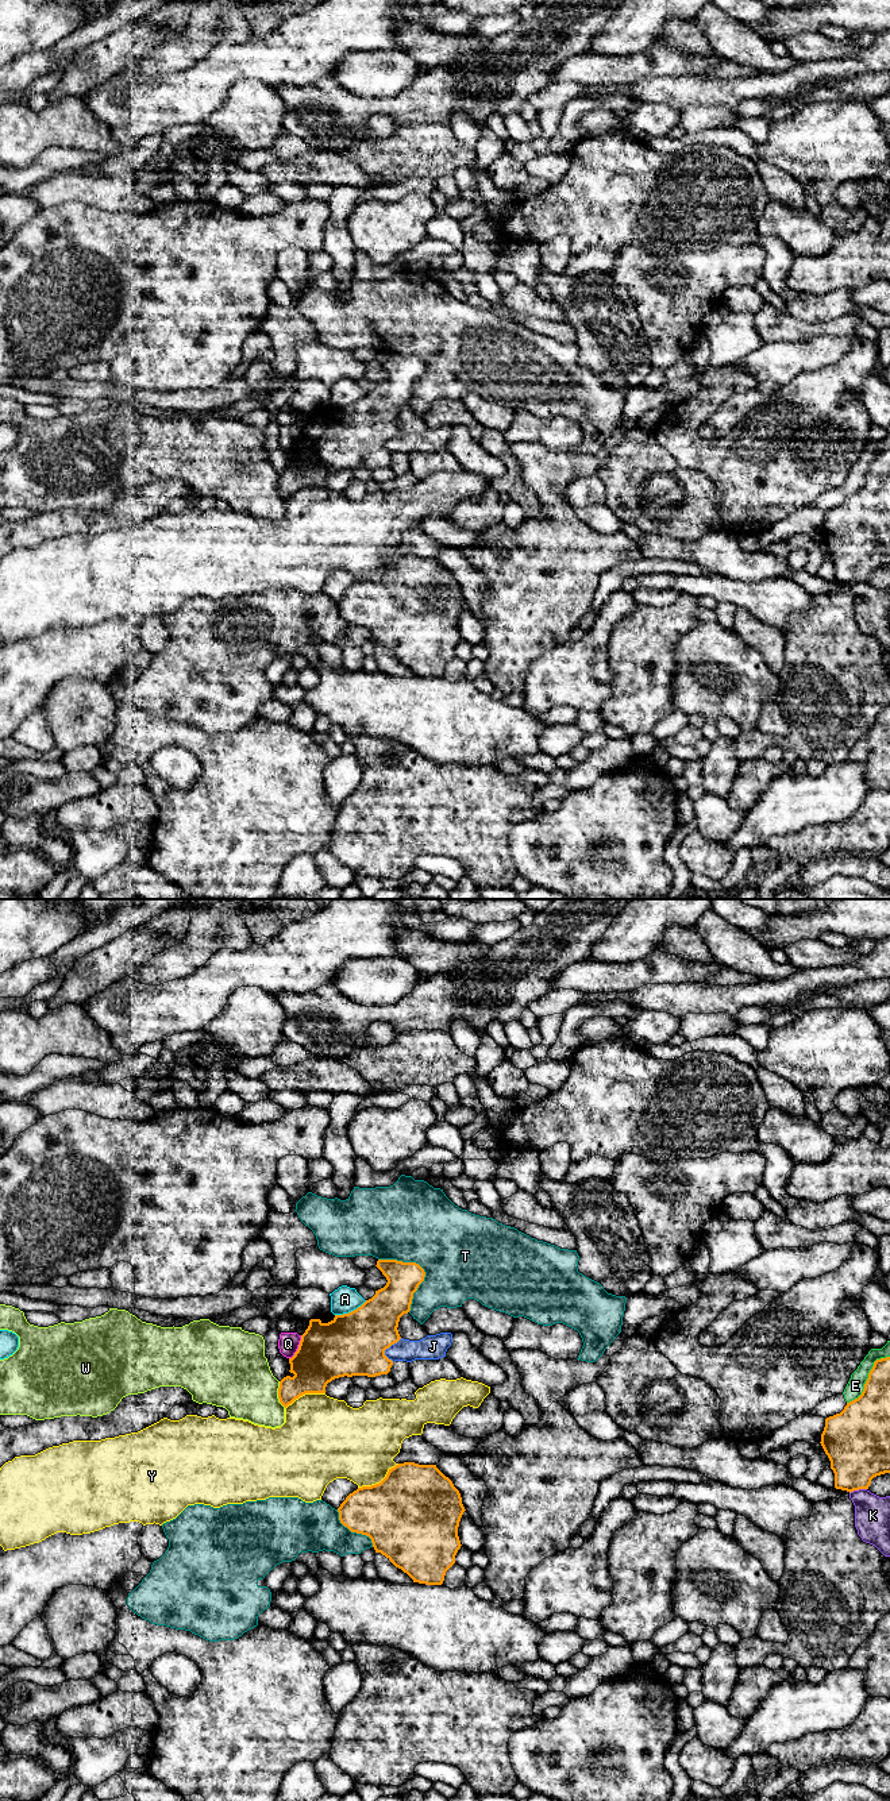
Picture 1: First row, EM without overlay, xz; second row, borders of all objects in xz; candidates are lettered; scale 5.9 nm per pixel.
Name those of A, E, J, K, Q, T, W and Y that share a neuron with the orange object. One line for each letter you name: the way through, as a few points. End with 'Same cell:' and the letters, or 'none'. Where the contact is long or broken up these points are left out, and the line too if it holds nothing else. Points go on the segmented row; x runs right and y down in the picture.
Same cell: none

